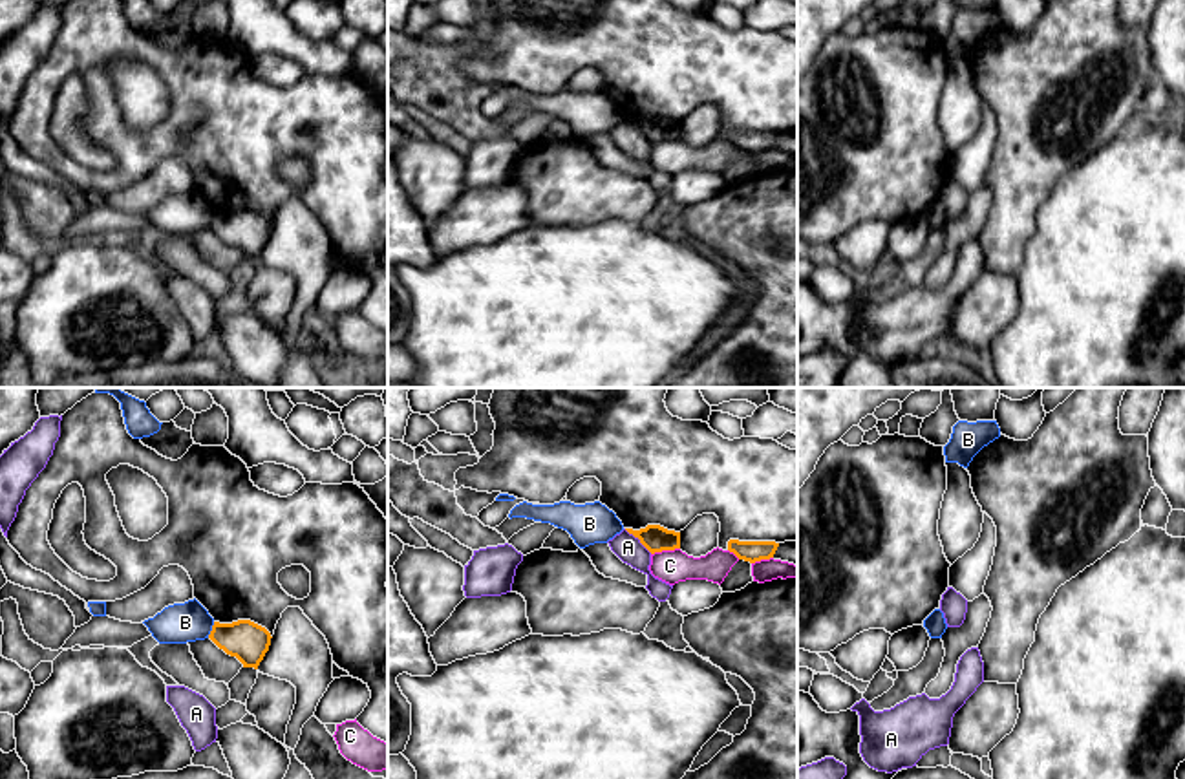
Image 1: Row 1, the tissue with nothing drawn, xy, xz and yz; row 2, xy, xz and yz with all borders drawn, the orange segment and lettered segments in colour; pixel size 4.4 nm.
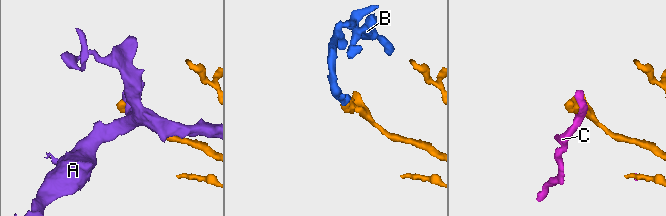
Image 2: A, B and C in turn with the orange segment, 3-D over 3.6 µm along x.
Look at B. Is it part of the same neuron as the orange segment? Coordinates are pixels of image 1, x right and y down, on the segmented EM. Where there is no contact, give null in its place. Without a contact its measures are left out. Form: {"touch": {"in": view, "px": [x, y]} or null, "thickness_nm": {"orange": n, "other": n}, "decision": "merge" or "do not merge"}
{"touch": {"in": "xy", "px": [213, 629]}, "thickness_nm": {"orange": 170, "other": 180}, "decision": "do not merge"}

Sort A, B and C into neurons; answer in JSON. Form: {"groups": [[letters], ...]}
{"groups": [["A"], ["B"], ["C"]]}

